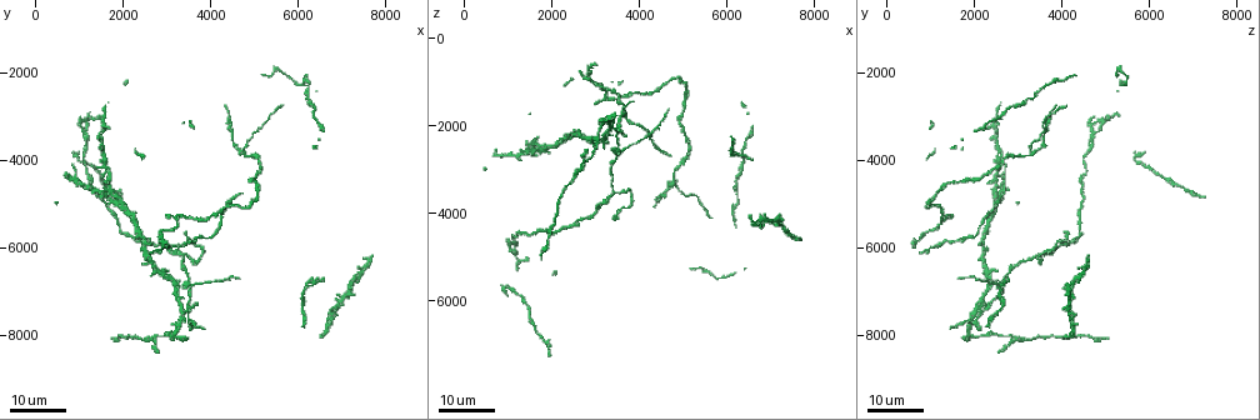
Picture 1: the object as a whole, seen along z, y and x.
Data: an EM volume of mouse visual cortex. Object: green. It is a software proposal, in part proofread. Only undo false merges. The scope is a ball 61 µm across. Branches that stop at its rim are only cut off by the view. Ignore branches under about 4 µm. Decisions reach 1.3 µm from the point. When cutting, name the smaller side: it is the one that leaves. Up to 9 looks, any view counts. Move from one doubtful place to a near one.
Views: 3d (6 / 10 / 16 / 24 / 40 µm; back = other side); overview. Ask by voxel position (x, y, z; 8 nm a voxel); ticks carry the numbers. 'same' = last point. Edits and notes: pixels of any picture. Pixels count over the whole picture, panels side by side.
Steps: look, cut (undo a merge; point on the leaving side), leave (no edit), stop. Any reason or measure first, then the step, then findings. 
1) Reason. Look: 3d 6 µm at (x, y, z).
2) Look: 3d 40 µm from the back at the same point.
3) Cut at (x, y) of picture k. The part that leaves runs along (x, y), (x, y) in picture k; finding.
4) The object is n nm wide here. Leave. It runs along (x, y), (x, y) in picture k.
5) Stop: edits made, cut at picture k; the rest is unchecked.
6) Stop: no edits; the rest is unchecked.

Branch point. Look: 3d 16 µm at (3450, 6100, 3550).

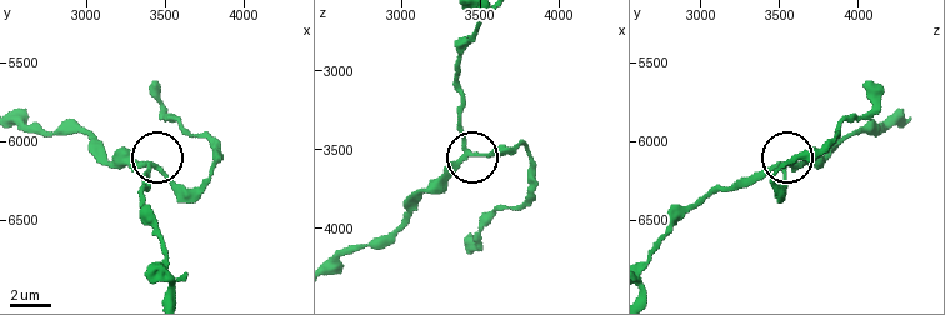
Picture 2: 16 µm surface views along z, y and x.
Look: 3d 10 µm at (3440, 6160, 3520).

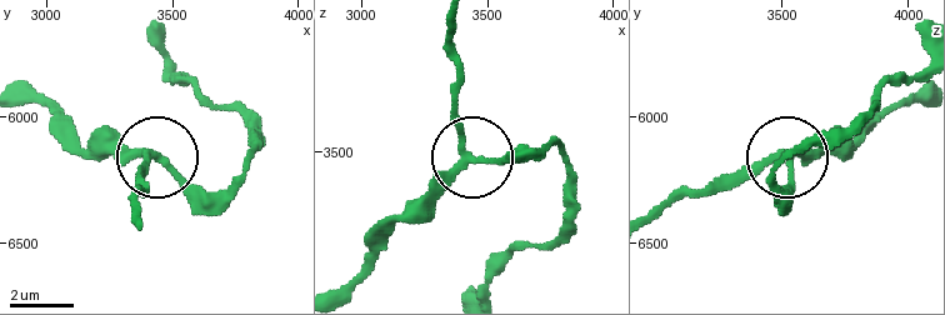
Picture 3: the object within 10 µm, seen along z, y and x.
The object is 210 nm wide here. Leave. It runs along (453, 21), (460, 70), (453, 118), (463, 150), (523, 153) in picture 3; all the same cell.

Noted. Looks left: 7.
Look: 3d 24 µm at (6050, 7000, 2600).

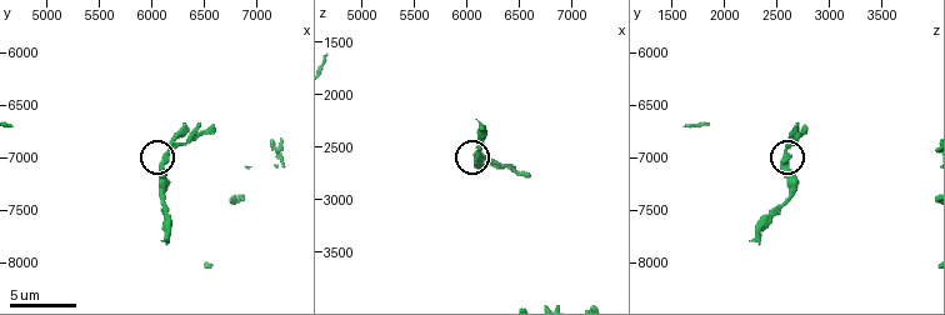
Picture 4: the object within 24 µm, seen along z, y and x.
Look: 3d 6 µm at (6140, 7040, 2580).

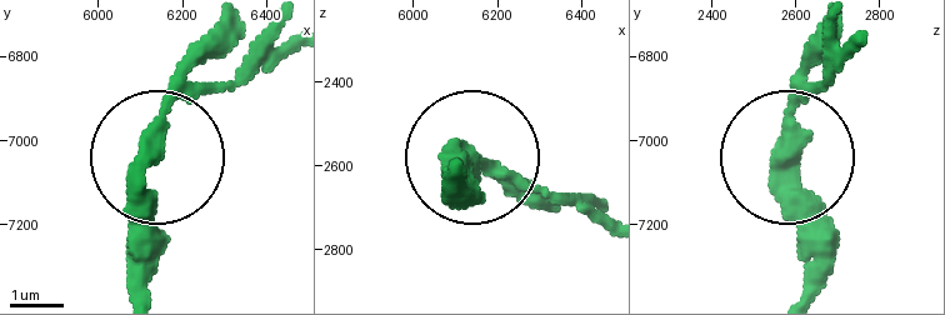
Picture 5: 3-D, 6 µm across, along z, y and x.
The object is 430 nm wide here. Leave. Continuous, no second cell.

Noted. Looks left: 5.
Looks like a crossing. Look: 3d 24 µm at (1850, 4950, 2550).

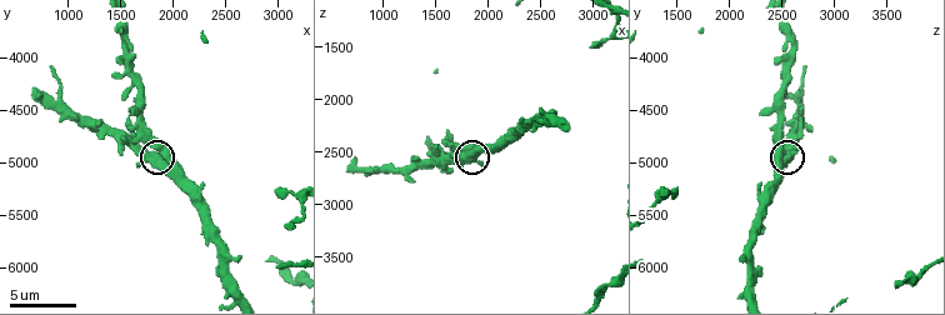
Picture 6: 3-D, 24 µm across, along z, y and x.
Look: 3d 6 µm at (1800, 4920, 2560).

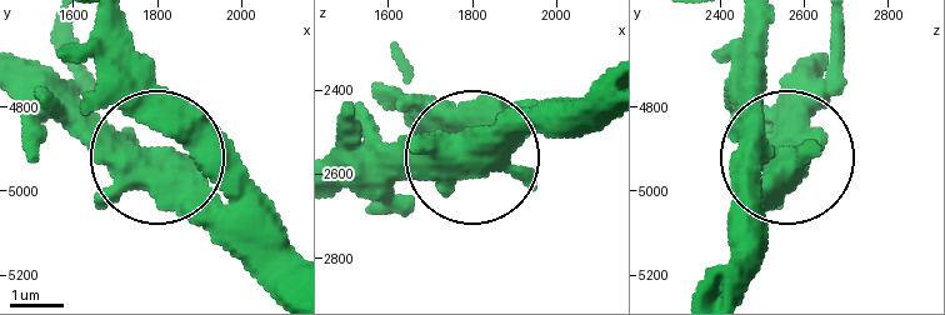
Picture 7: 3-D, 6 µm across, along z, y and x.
Leave. It runs along (289, 293), (168, 171), (38, 118) in picture 7; one cell here.

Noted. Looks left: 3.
Three arms meet. Look: 3d 24 µm at (3300, 5250, 1300).

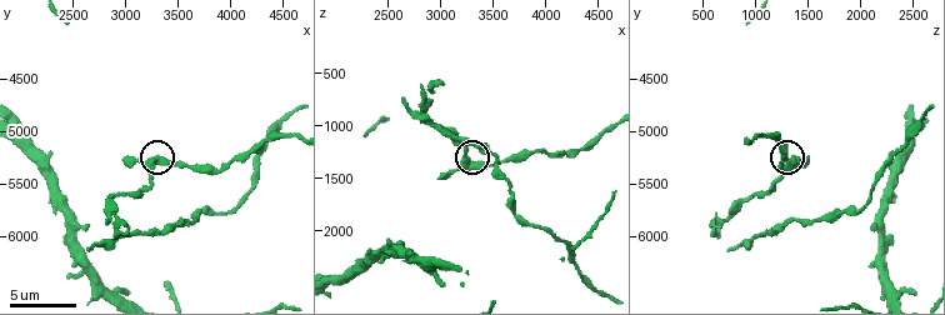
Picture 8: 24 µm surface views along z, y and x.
Closer look. Look: 3d 6 µm at (3260, 5300, 1360).

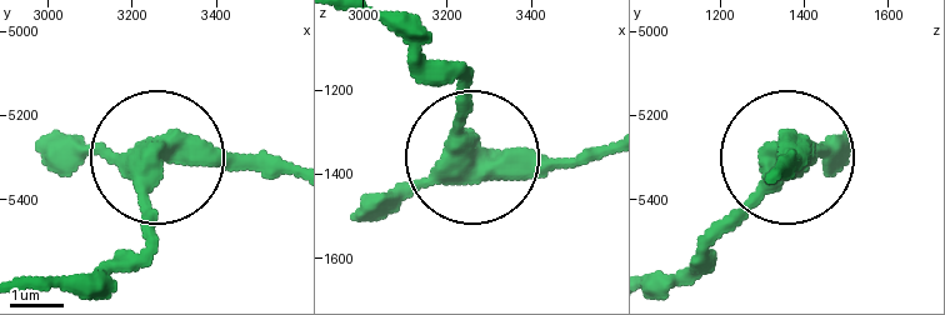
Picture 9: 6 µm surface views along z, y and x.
The object is 430 nm wide here. Leave. All the same cell.

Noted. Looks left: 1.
Stop: no edits; the rest is unchecked.

